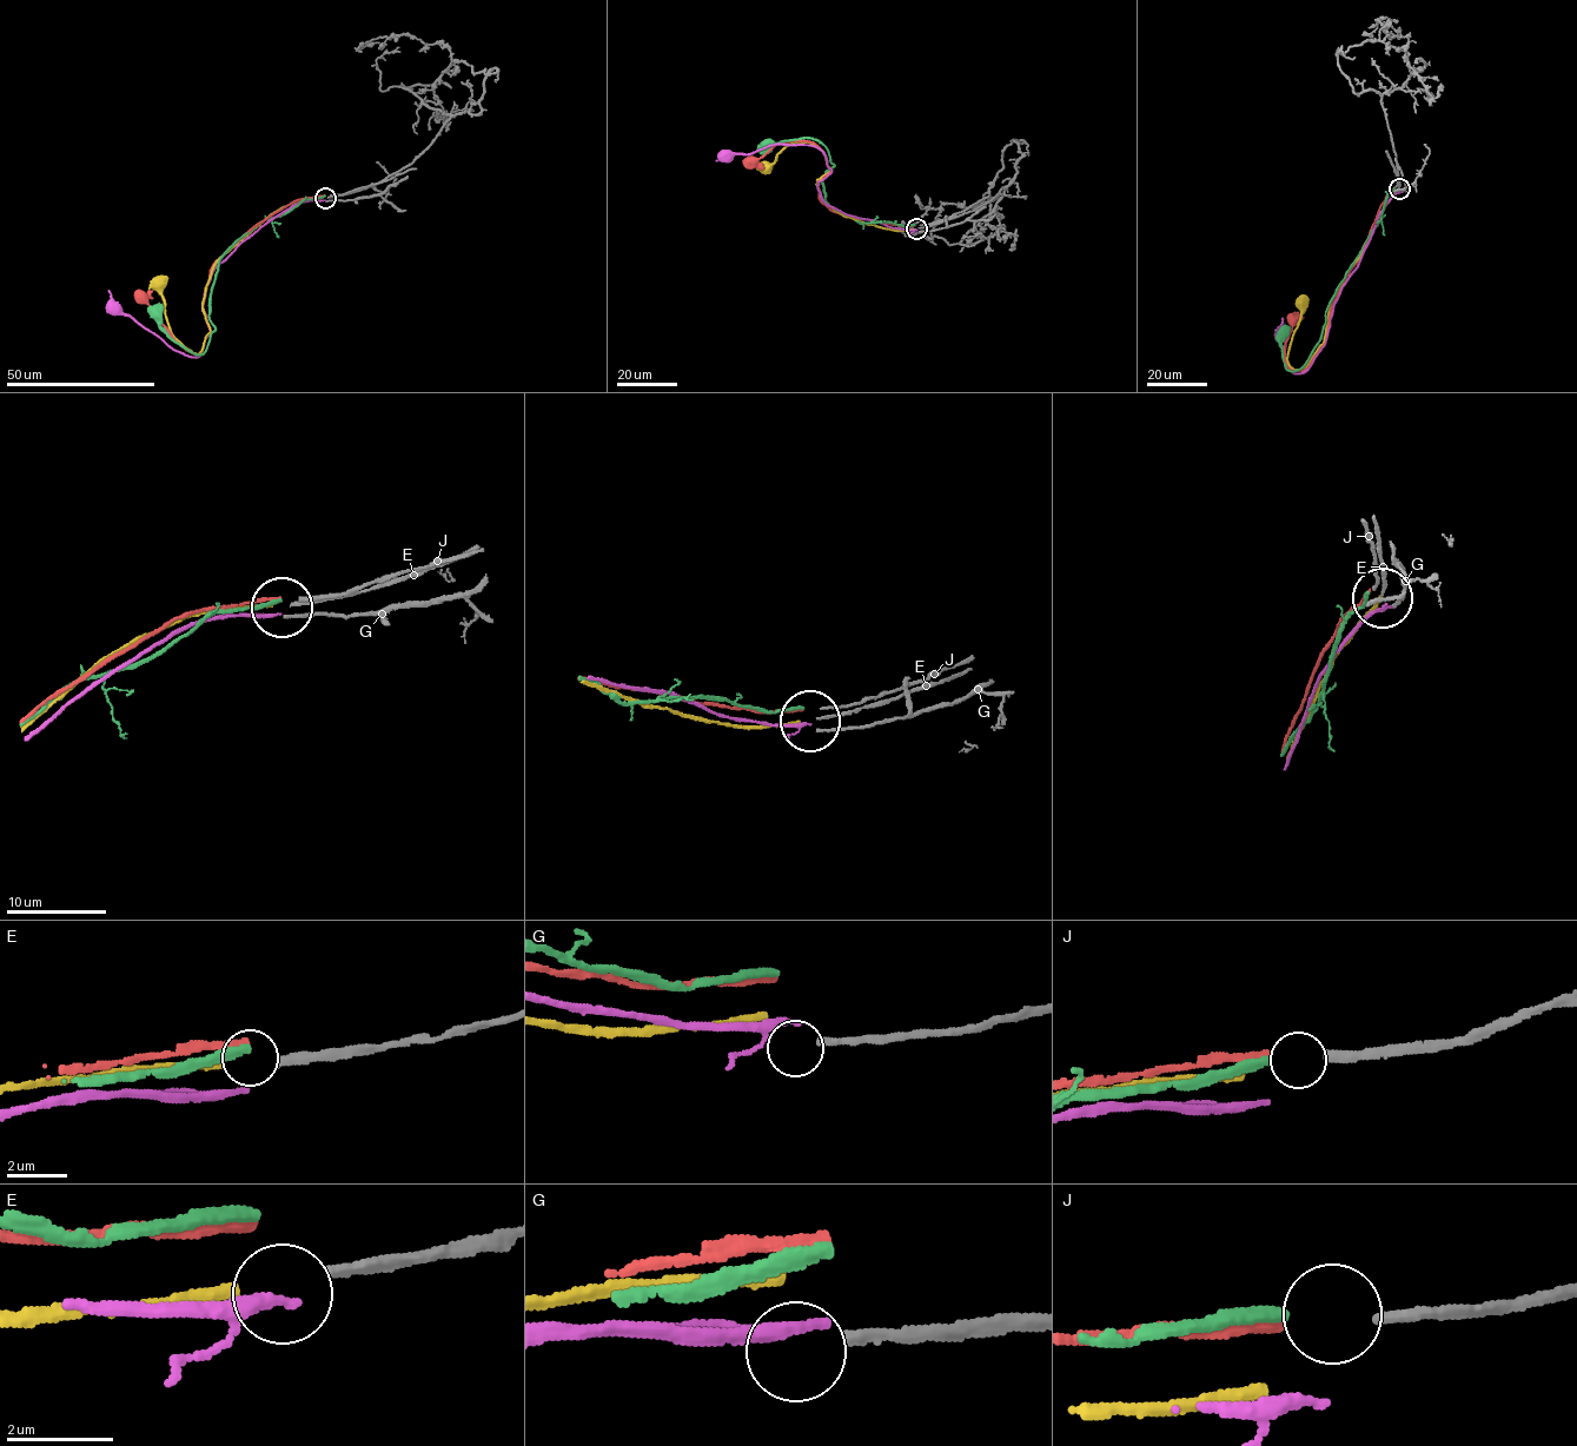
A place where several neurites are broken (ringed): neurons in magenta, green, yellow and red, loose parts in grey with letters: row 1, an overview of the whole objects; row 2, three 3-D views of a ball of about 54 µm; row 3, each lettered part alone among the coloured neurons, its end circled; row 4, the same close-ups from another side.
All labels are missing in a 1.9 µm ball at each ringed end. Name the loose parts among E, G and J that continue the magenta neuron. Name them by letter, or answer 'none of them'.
none of them

